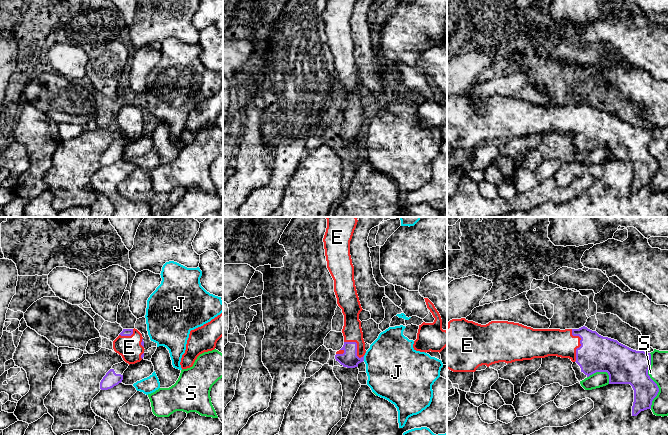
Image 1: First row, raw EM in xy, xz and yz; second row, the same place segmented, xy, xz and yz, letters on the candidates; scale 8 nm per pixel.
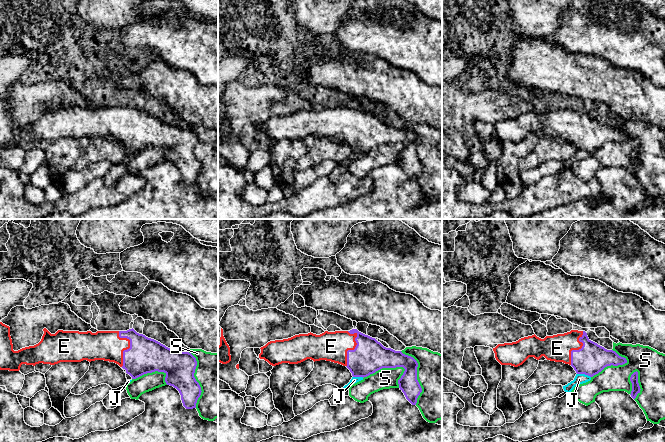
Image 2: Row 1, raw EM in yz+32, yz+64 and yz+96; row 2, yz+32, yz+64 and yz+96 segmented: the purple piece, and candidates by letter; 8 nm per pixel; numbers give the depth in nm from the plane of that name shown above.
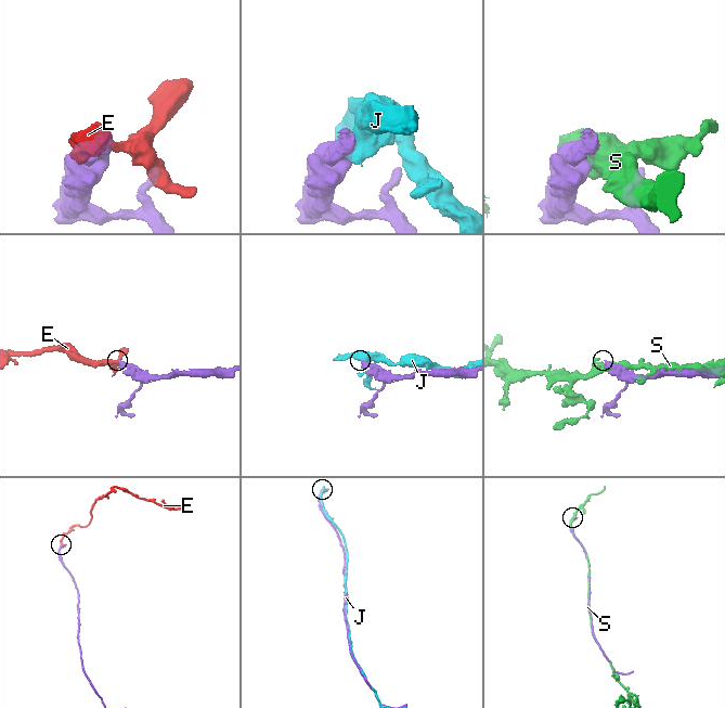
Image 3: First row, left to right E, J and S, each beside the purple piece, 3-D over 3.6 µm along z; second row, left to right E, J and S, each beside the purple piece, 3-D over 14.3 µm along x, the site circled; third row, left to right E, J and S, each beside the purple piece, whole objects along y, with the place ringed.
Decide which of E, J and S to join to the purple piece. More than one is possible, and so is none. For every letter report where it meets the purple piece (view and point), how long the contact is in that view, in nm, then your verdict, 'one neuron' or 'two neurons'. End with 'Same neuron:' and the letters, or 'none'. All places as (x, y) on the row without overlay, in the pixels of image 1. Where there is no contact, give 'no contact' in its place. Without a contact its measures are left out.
E: contact yz (580, 119); length 260 nm; one neuron
J: contact xz (363, 134); length 40 nm; two neurons
S: contact yz (653, 157); length 440 nm; two neurons
Same neuron: E

